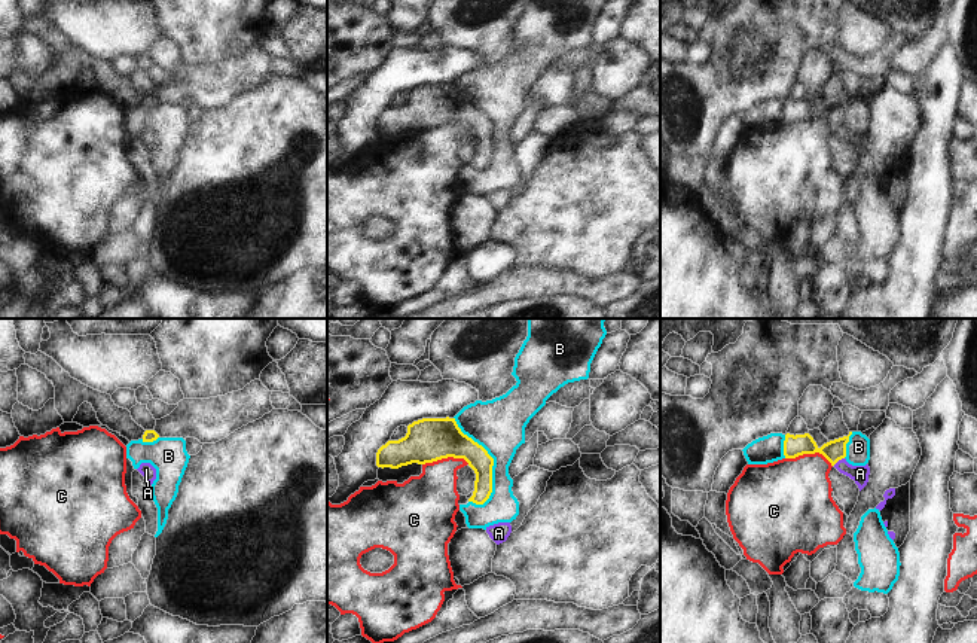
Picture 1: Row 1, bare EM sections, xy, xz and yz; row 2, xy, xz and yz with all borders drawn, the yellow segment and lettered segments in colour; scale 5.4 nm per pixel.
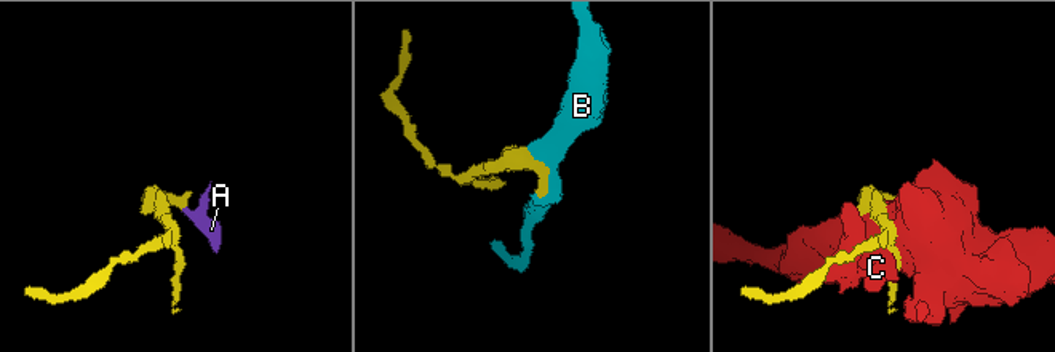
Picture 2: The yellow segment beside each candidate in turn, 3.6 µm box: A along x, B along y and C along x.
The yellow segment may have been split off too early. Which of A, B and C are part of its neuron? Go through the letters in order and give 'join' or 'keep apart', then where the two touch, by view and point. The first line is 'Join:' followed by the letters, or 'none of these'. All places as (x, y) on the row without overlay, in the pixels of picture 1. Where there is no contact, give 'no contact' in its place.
Join: A
A: join | yz (837, 127)
B: keep apart | xz (492, 125)
C: keep apart | yz (809, 119)

